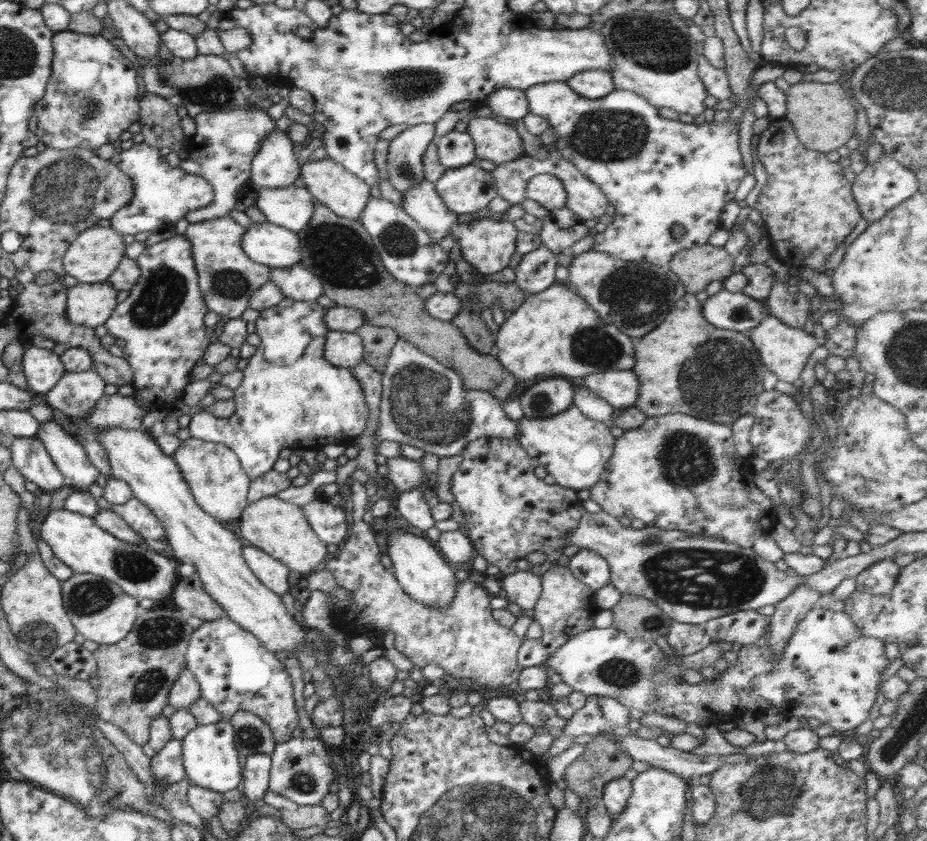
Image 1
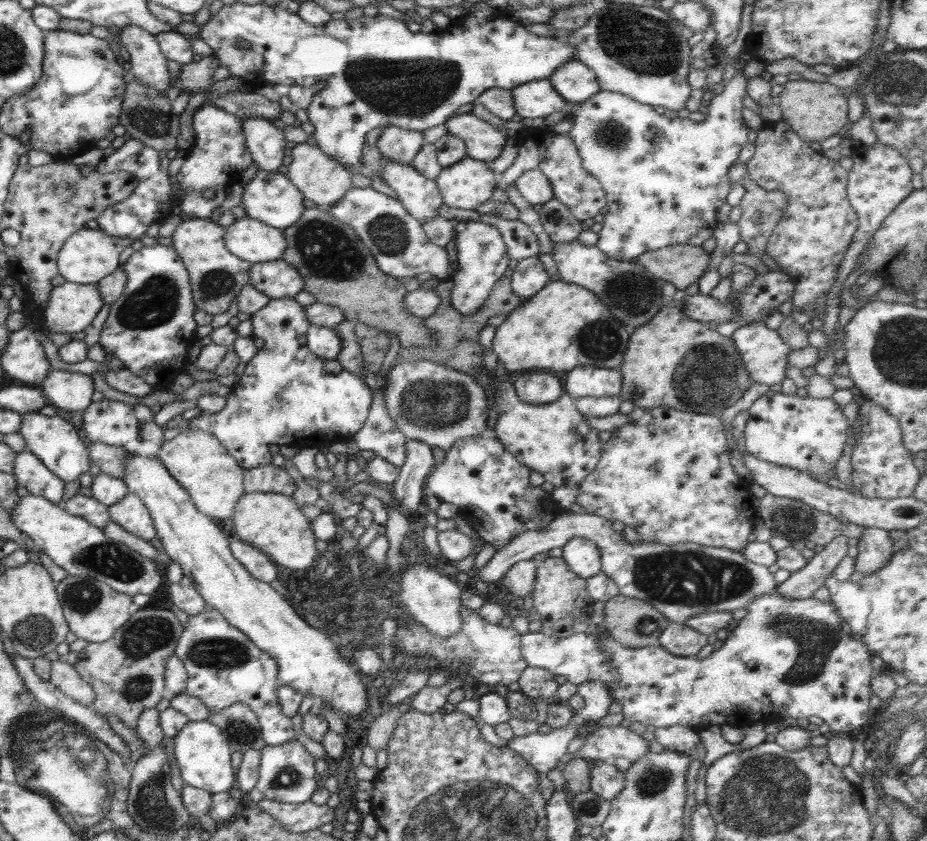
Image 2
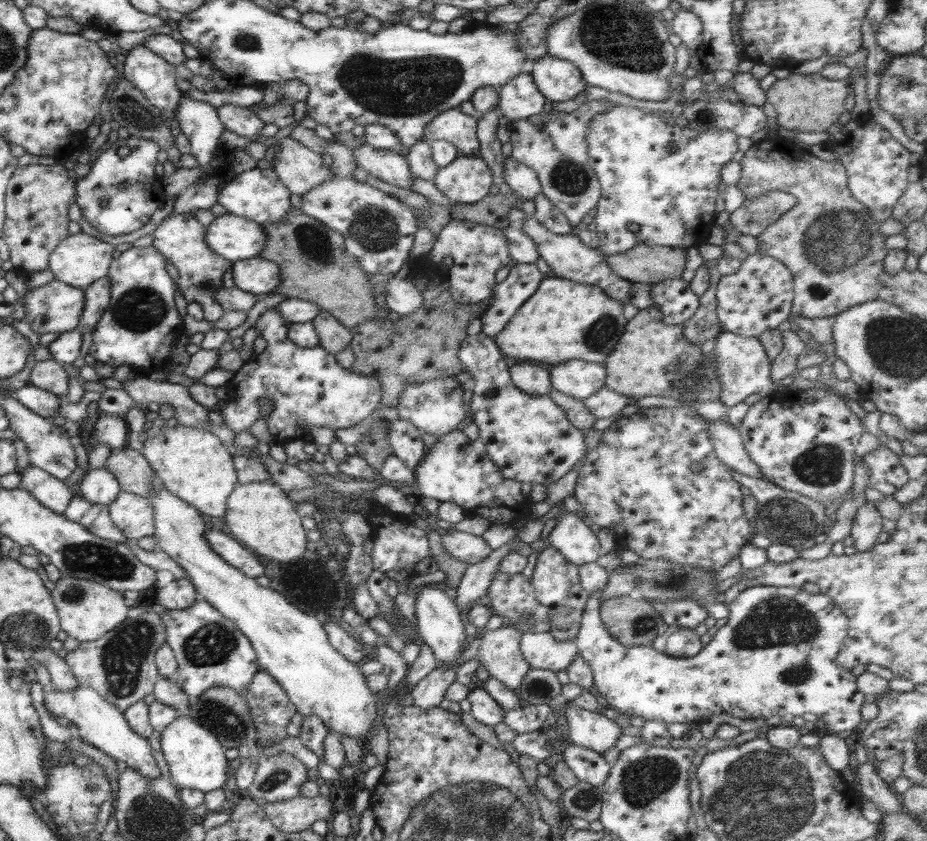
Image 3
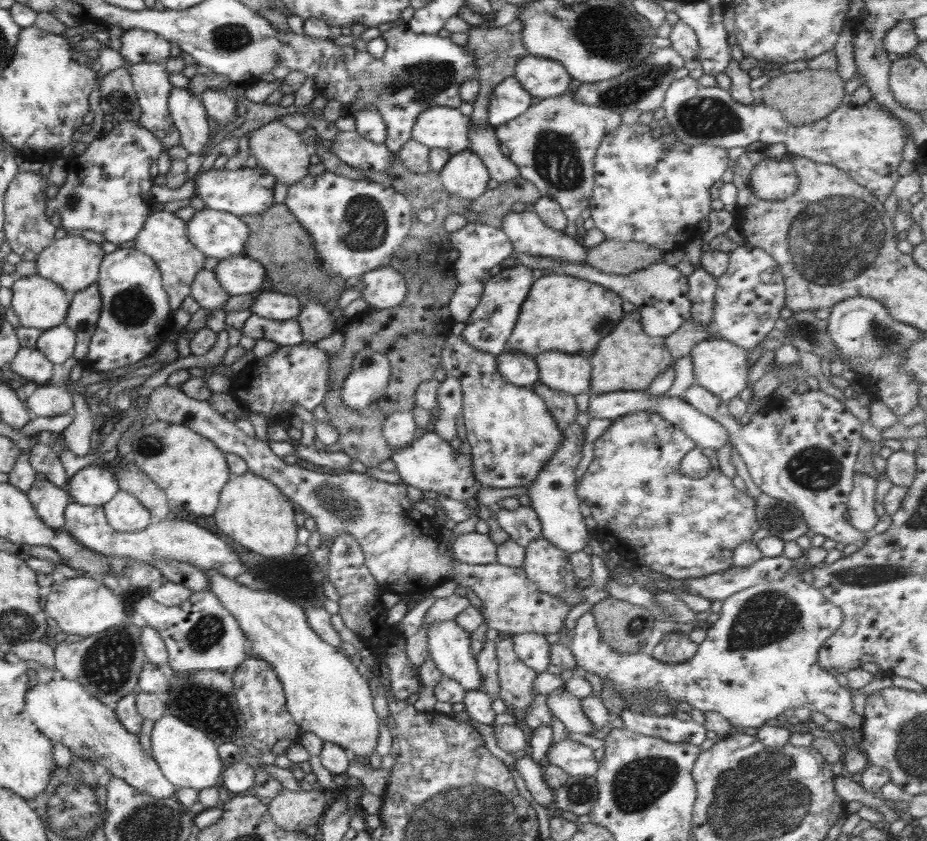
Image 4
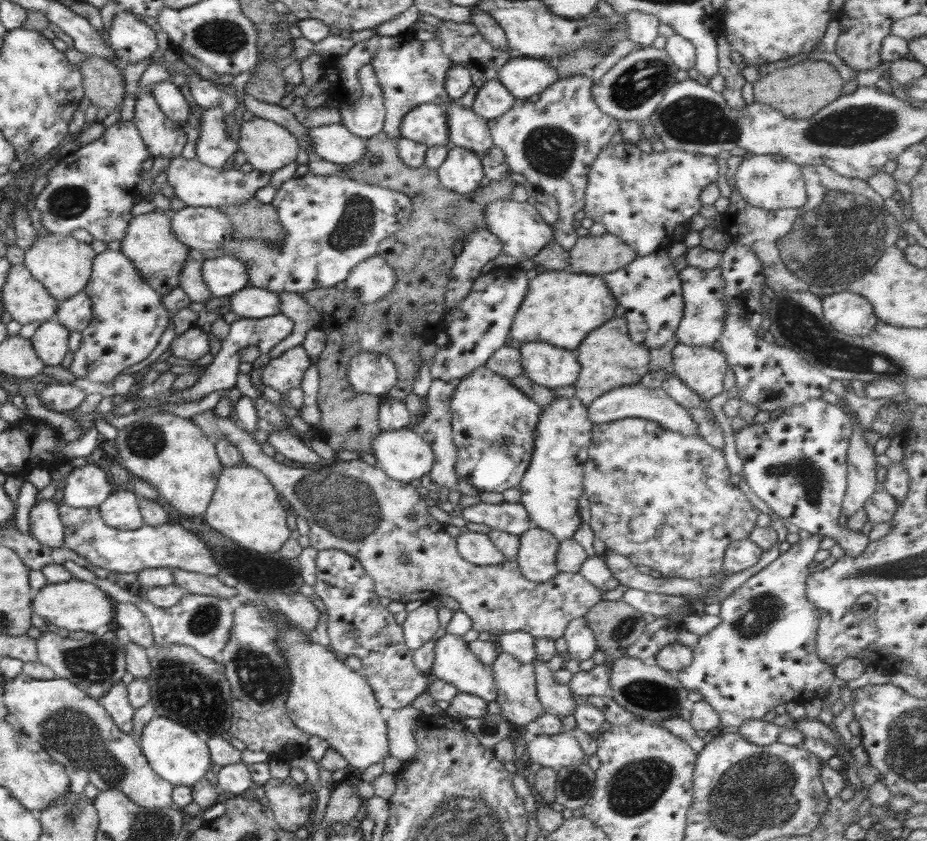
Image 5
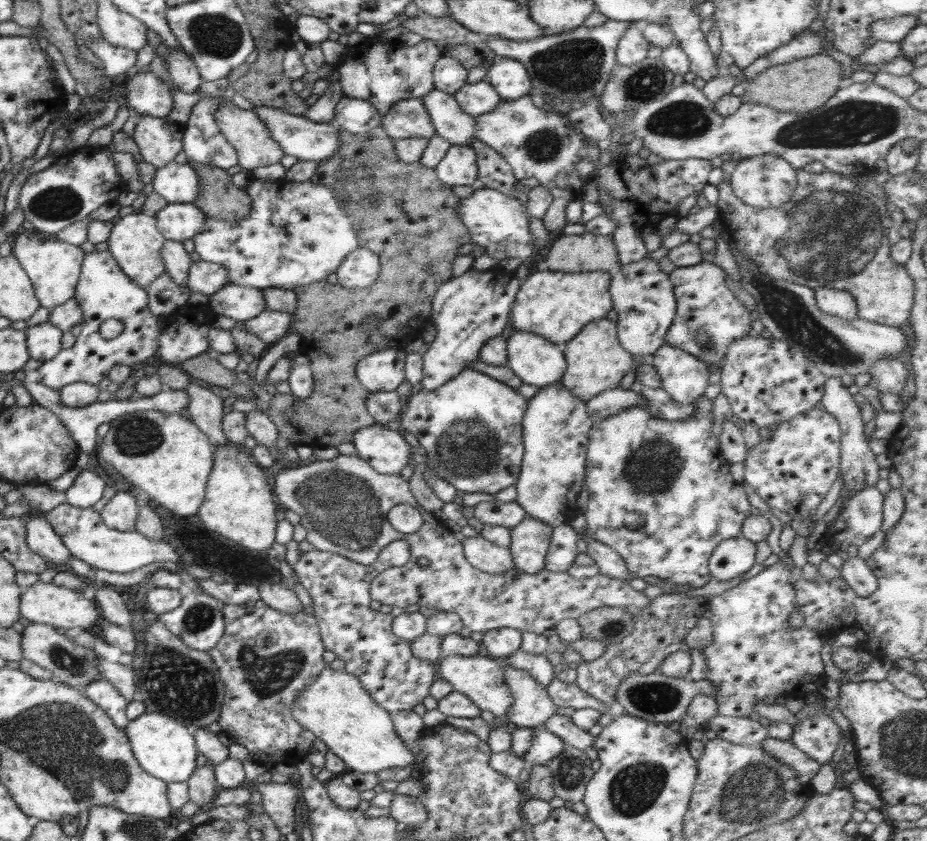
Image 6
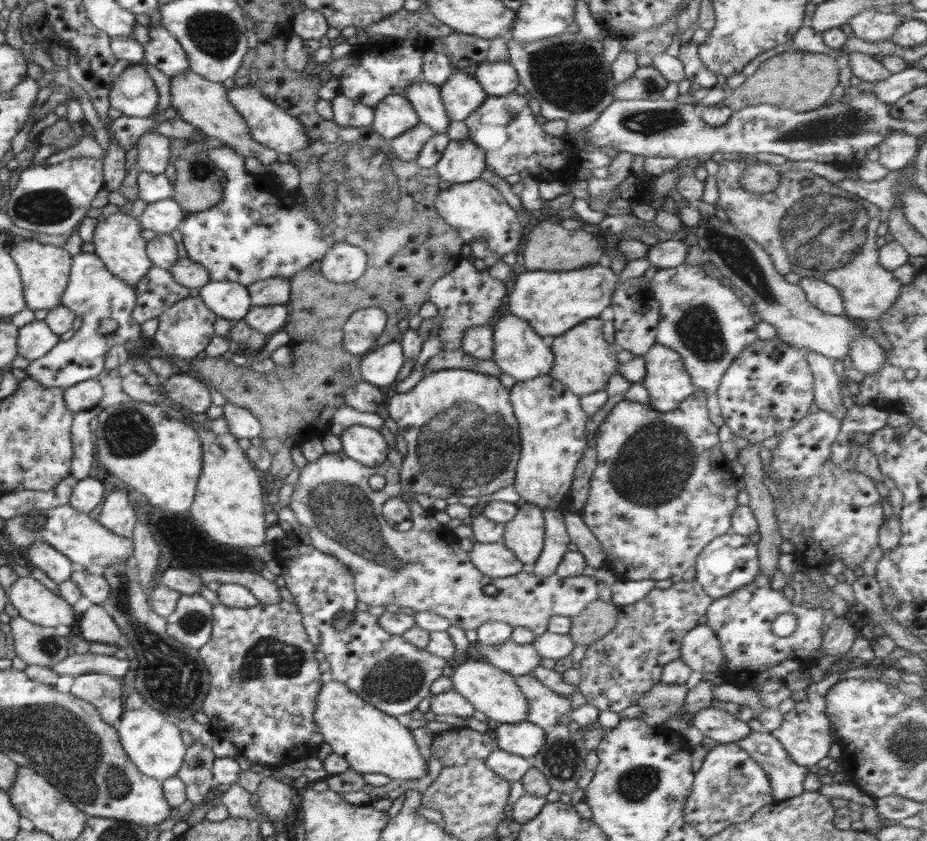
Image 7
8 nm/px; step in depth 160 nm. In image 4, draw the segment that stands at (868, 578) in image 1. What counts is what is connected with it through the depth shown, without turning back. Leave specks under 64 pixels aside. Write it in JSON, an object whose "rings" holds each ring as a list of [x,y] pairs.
{"rings":[[[854,474],[854,488],[848,498],[849,524],[858,532],[873,533],[879,517],[874,512],[877,481],[864,474]]]}

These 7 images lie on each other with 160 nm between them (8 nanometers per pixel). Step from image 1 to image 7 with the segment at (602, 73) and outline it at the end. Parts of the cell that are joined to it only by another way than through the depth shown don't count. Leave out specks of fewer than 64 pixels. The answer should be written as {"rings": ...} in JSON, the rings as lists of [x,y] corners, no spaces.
{"rings":[[[486,62],[474,66],[474,76],[486,94],[506,96],[516,90],[519,76],[509,62]]]}

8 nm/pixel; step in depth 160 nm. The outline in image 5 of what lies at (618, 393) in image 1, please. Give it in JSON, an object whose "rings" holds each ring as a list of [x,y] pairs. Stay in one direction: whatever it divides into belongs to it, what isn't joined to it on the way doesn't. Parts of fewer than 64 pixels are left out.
{"rings":[[[540,341],[521,344],[519,351],[523,374],[532,382],[550,389],[576,382],[580,372],[576,351]]]}

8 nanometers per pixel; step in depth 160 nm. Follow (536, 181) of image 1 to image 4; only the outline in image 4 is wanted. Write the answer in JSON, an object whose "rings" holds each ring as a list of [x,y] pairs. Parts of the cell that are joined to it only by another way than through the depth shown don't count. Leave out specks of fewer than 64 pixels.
{"rings":[[[470,125],[469,149],[482,159],[492,180],[503,183],[520,177],[518,167],[509,159],[509,155],[494,135],[494,128],[476,128]]]}

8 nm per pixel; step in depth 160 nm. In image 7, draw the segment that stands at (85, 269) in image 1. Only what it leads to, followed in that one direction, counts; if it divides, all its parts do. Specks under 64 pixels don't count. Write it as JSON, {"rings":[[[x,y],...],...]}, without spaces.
{"rings":[[[19,238],[14,241],[9,254],[20,271],[27,308],[35,311],[61,304],[62,293],[69,281],[69,268],[72,265],[72,256],[64,247]]]}

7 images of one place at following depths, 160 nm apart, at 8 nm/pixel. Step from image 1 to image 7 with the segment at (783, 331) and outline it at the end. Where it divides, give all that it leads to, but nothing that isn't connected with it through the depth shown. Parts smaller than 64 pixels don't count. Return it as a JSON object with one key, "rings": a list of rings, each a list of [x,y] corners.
{"rings":[[[656,343],[643,357],[646,368],[641,383],[648,389],[649,406],[656,411],[670,412],[696,391],[675,350]]]}

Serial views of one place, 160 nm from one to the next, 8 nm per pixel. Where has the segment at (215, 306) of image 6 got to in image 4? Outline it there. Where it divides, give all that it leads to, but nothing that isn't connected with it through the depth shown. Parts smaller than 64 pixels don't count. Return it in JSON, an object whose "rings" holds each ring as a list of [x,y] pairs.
{"rings":[[[262,291],[249,310],[258,316],[276,320],[296,319],[301,307],[301,299],[298,296],[281,292]]]}

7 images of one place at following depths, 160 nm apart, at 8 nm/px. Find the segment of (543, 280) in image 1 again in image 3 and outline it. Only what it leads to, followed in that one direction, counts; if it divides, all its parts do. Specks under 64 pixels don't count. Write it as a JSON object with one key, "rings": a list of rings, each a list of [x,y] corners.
{"rings":[[[517,263],[510,269],[506,279],[496,283],[493,301],[487,312],[481,315],[483,334],[494,339],[509,323],[516,311],[536,292],[546,275],[538,271],[535,263]]]}

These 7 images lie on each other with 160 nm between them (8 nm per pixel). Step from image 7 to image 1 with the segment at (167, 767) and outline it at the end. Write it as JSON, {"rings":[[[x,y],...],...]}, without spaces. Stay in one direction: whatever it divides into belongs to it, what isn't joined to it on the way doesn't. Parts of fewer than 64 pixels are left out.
{"rings":[[[229,720],[214,724],[196,725],[182,742],[182,760],[185,773],[192,785],[214,792],[225,793],[238,788],[243,782],[242,766],[238,760],[239,752],[234,745],[234,727]]]}

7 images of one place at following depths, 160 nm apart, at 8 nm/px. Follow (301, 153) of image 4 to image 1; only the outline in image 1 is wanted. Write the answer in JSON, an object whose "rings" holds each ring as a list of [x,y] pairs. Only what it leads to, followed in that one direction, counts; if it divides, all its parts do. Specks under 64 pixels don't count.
{"rings":[[[319,154],[309,156],[300,167],[299,177],[307,186],[307,190],[318,202],[327,206],[338,216],[359,222],[359,216],[365,204],[371,197],[371,187],[352,172],[346,170],[340,163]]]}

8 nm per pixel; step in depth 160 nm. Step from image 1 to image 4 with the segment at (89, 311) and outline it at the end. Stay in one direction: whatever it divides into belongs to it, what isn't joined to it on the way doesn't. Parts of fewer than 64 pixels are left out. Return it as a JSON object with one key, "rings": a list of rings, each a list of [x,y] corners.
{"rings":[[[38,274],[17,276],[11,289],[11,307],[22,326],[45,331],[65,321],[70,296],[52,280]]]}

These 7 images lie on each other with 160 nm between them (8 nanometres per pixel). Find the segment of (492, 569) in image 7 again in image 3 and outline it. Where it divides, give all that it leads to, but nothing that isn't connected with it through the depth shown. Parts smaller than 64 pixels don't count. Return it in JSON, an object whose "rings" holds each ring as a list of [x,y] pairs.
{"rings":[[[448,532],[442,536],[442,542],[450,556],[468,565],[486,559],[493,551],[484,538],[474,536],[474,534],[466,534],[466,532]]]}

